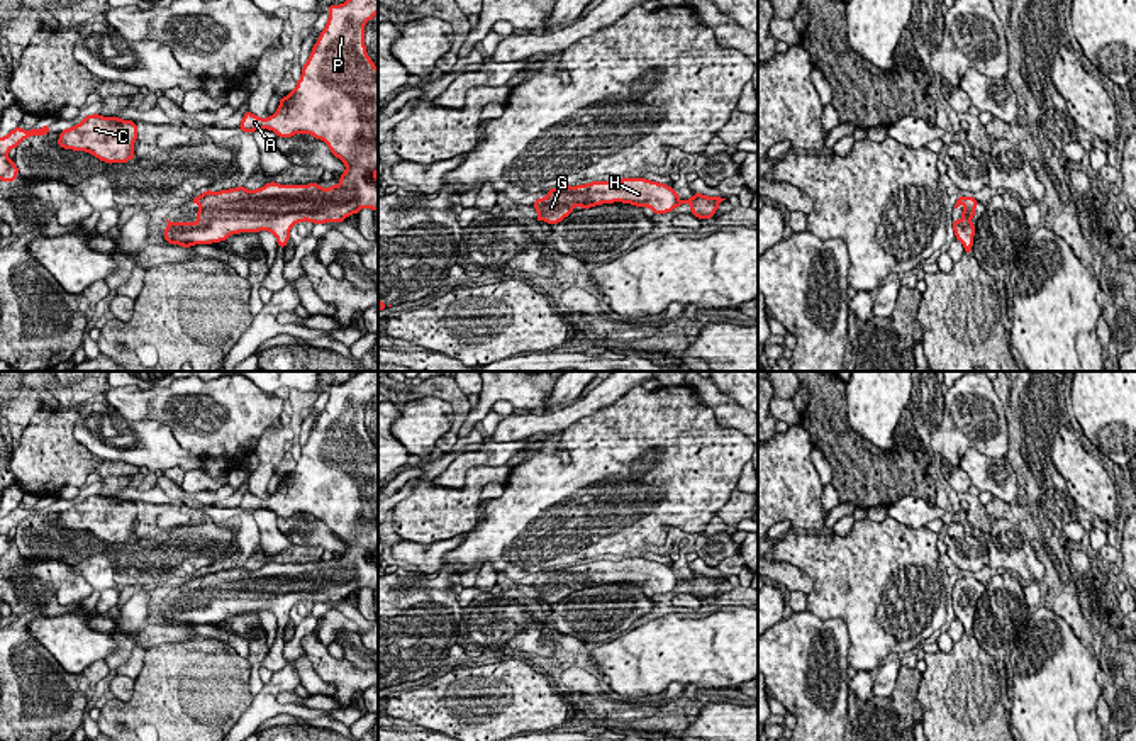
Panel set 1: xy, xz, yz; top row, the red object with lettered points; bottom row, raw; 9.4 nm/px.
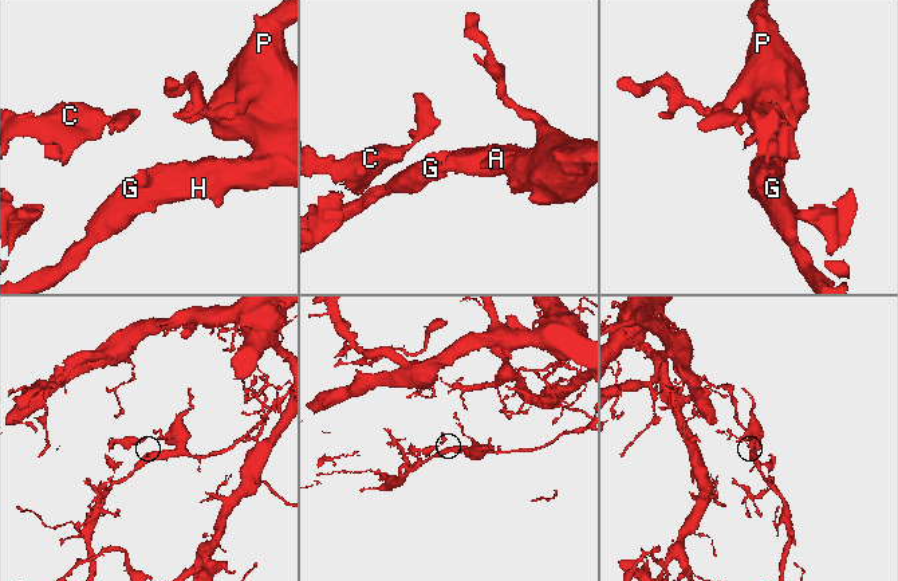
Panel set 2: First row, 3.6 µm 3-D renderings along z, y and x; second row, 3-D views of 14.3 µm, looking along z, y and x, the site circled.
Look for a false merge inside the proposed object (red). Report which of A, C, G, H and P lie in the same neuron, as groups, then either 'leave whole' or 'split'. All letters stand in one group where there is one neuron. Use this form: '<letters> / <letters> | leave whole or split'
A C G H P | leave whole

